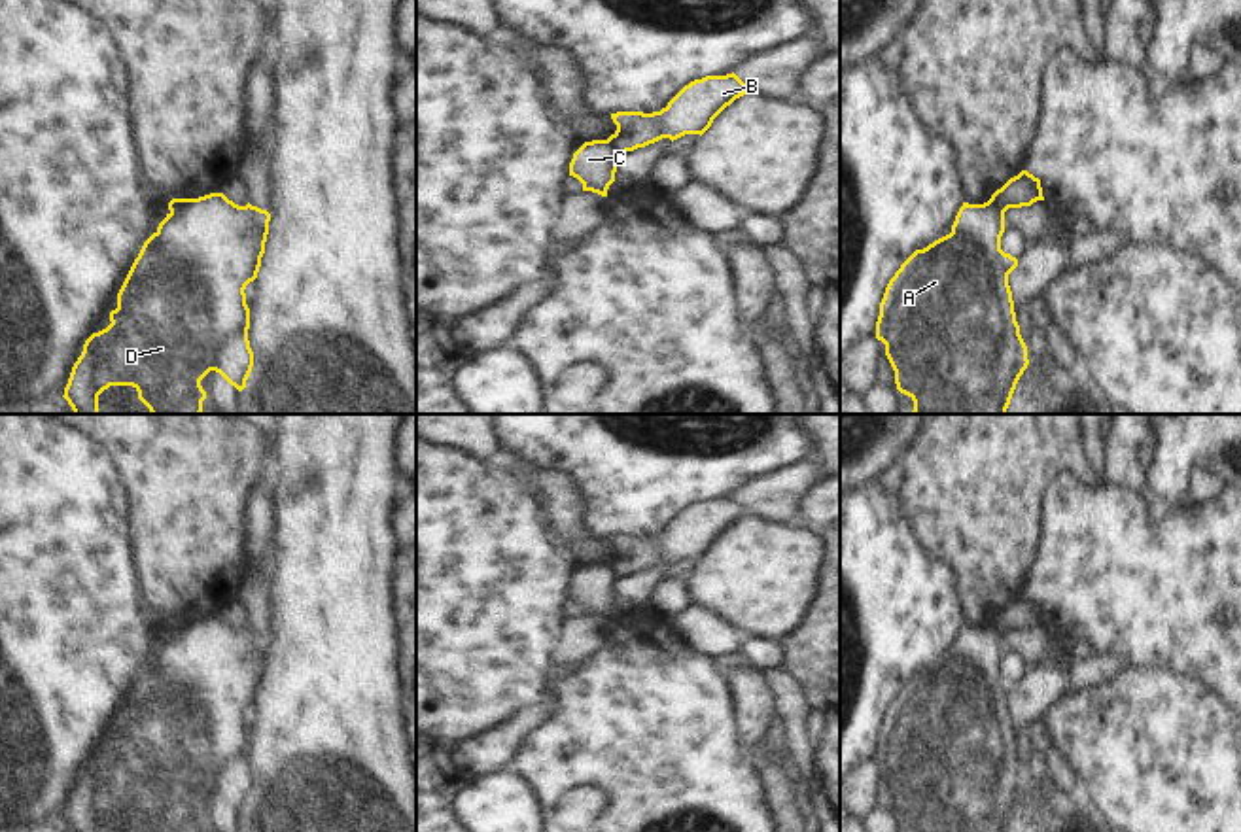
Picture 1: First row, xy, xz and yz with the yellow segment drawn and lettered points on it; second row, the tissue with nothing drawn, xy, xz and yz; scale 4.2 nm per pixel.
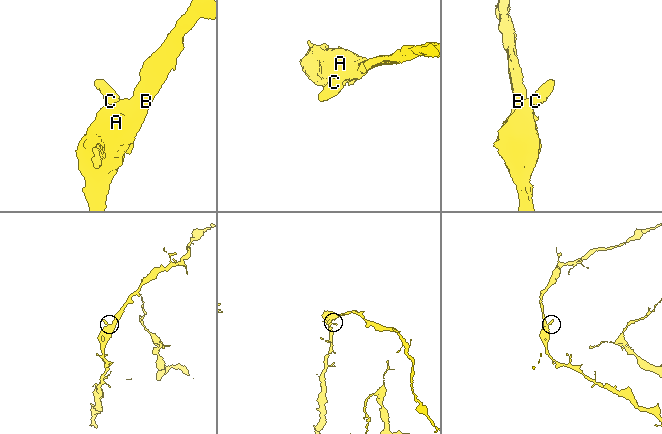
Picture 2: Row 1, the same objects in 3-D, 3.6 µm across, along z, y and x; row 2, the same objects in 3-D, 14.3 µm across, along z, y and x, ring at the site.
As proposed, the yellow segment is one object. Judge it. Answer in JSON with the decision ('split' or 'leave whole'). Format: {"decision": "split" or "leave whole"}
{"decision": "split"}

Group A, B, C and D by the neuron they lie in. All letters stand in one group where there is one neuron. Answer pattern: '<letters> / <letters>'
A B D / C

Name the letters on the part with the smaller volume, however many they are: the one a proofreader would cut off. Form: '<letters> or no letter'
C

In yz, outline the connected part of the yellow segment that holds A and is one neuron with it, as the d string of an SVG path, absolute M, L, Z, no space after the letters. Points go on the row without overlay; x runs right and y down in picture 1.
M989 624L963 626L952 656L916 673L889 703L880 726L876 762L885 768L897 813L914 824L914 832L1008 832L1029 783L1008 709L1018 683L1001 673L1003 656L1005 639Z

